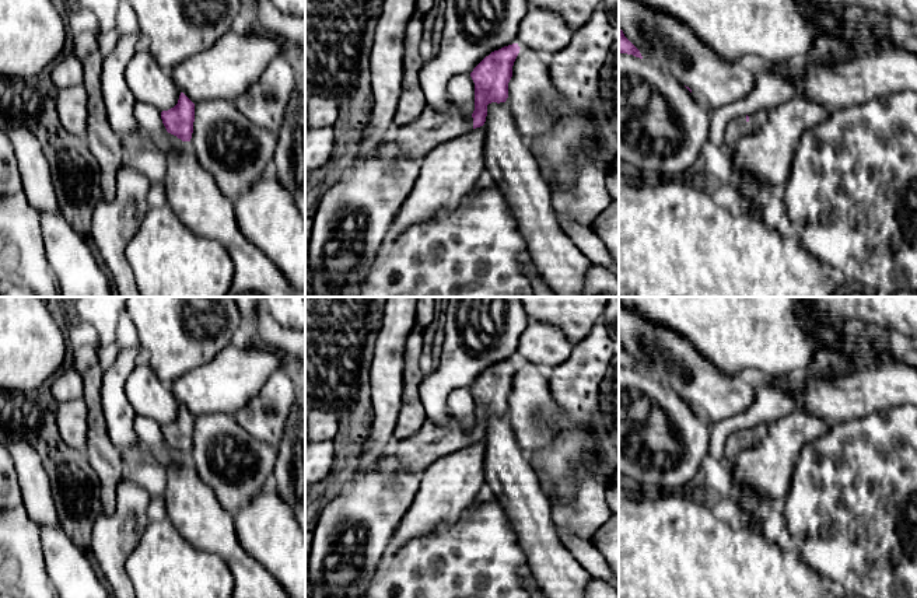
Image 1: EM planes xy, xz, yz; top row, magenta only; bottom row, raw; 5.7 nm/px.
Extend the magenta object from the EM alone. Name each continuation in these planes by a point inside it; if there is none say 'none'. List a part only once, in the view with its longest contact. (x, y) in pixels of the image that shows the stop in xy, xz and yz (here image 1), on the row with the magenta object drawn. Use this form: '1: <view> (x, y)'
1: yz (738, 128)

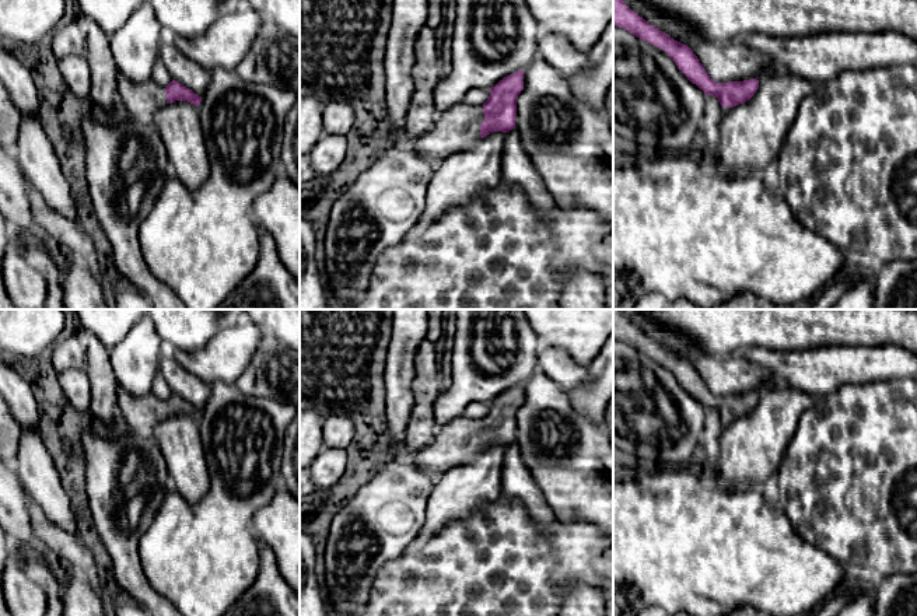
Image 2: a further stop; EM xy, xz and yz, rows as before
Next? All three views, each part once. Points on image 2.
1: xz (459, 128)

